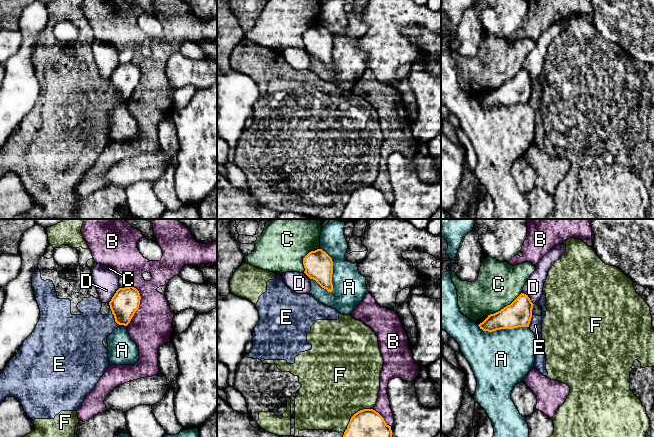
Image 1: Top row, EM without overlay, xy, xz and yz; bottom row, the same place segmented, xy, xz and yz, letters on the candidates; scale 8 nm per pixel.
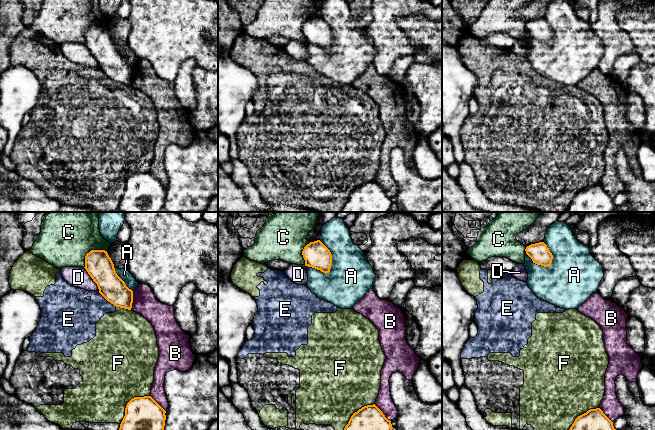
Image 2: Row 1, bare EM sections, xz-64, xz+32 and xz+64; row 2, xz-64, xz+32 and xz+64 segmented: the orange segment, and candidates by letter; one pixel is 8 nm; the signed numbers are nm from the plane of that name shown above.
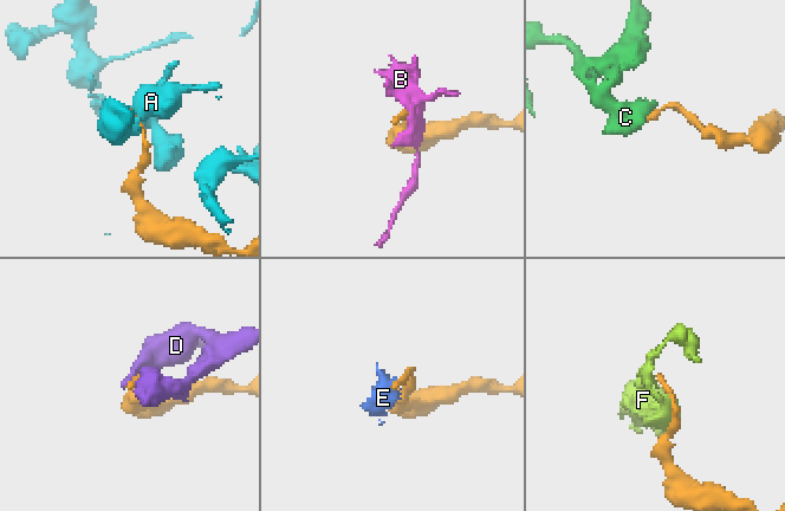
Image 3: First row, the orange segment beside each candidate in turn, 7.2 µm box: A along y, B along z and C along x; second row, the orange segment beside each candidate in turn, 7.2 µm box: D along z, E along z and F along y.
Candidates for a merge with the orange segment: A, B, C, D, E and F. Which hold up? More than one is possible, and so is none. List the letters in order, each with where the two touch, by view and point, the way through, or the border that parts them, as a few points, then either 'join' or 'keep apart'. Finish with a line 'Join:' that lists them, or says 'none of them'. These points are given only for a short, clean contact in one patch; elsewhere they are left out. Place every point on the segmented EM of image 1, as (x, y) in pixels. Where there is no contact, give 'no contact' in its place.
A: xz (332, 270) | keep apart
B: xy (139, 304) | keep apart
C: yz (504, 307) | keep apart
D: xy (114, 295) | keep apart
E: xy (116, 322) | along xy (112, 313), (115, 321), (124, 325) | keep apart
F: xz (354, 414) | keep apart
Join: none of them

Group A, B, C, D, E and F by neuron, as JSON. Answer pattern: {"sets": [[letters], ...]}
{"sets": [["A"], ["B"], ["C"], ["D"], ["E", "F"]]}

